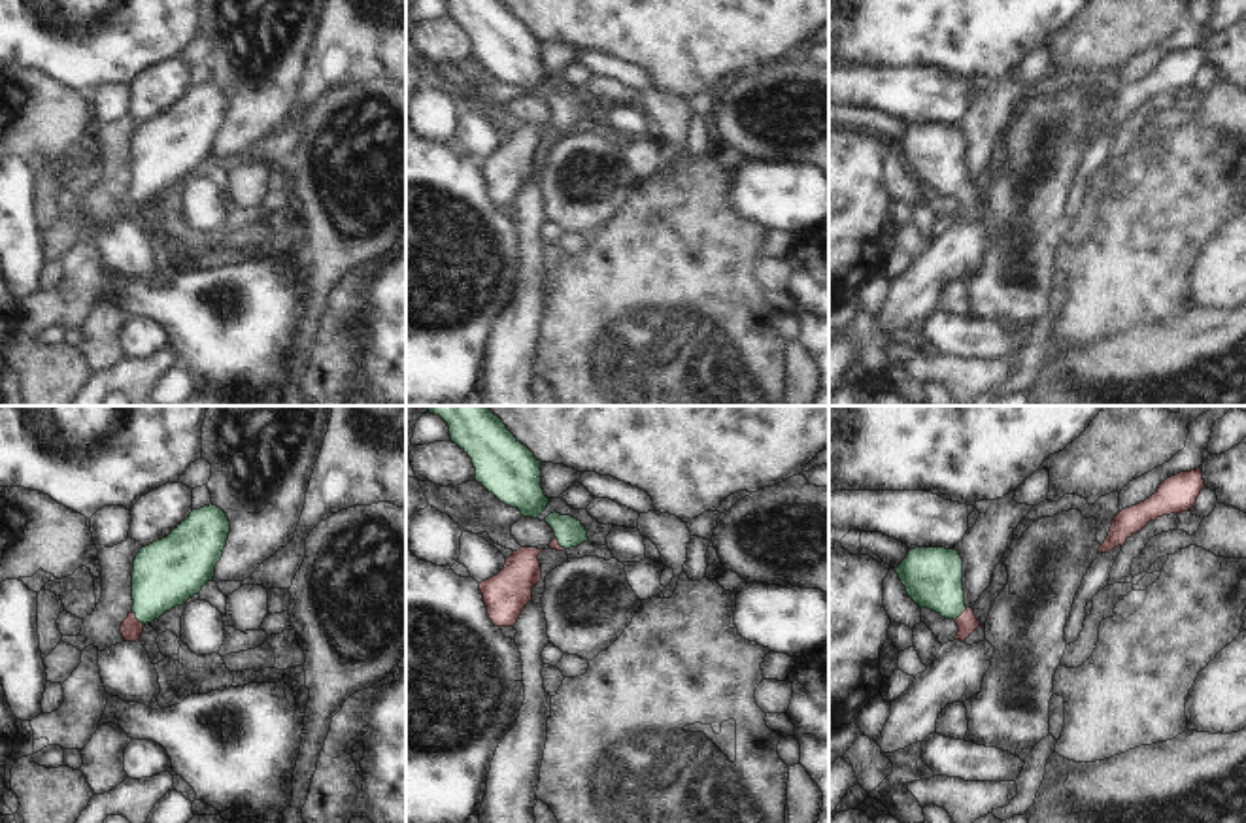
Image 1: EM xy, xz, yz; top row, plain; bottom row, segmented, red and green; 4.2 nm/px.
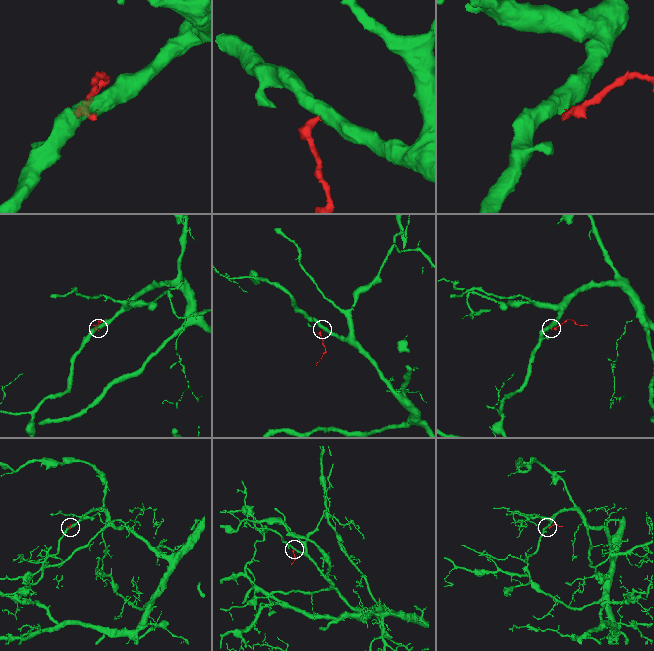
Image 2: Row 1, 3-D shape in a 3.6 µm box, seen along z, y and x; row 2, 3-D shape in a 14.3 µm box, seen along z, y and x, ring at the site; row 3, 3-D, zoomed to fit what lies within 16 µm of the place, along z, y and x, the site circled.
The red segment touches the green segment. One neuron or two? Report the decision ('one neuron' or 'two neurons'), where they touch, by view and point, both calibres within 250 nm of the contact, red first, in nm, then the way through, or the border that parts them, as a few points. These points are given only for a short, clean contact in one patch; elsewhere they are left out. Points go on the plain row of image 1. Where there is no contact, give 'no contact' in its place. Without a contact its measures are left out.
one neuron; meets red in xy at (134, 195); 90 nm thick on the red side, 280 nm on the other; runs through xy (131, 206), (134, 195), (150, 180), (167, 150)

